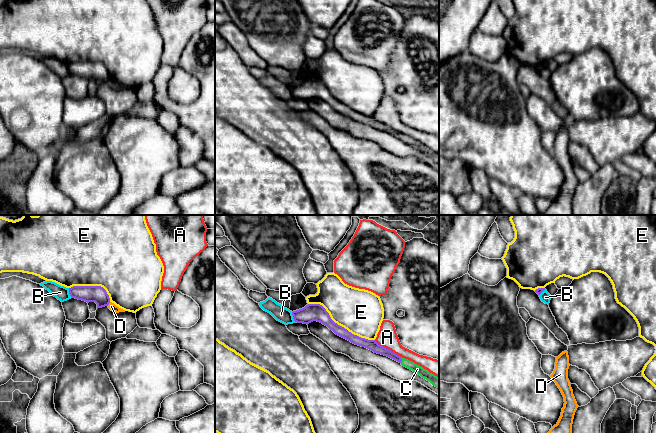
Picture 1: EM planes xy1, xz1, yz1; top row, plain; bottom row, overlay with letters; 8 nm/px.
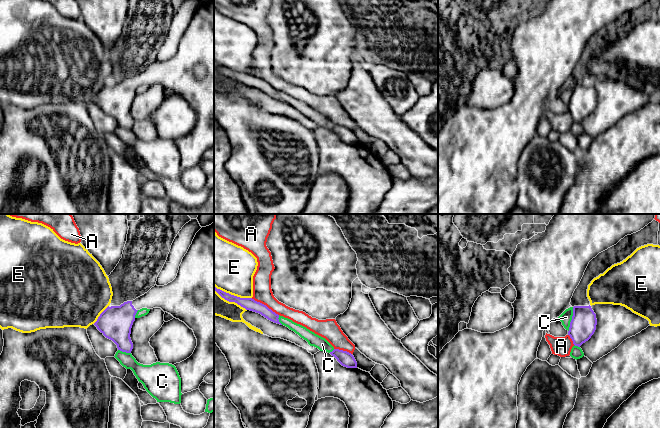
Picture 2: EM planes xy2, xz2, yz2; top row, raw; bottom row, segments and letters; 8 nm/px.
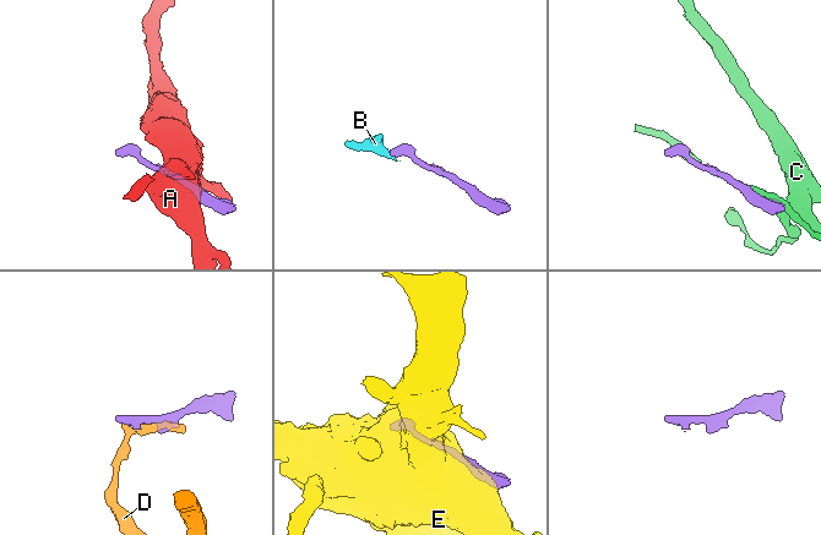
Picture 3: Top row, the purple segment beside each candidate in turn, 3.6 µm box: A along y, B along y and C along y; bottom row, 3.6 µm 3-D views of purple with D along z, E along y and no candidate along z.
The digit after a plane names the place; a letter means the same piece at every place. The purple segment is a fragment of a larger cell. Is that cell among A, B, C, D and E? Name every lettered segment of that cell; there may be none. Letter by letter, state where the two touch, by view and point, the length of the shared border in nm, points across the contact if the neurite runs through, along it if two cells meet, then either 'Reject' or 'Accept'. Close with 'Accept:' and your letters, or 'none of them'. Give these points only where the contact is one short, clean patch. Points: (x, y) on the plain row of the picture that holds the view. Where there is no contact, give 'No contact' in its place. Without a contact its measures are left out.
A: Touches purple at xz2 (265, 81). Shared border 260 nm. Reject
B: Touches purple at xz1 (293, 93). Shared border 90 nm. Boundary: xz1 (291, 88), (295, 98). Reject
C: Touches purple at yz2 (572, 95). Shared border 200 nm. Reject
D: Touches purple at xy1 (108, 80). Shared border 40 nm. Reject
E: Touches purple at xz1 (339, 101). Shared border 600 nm. Reject
Accept: none of them

